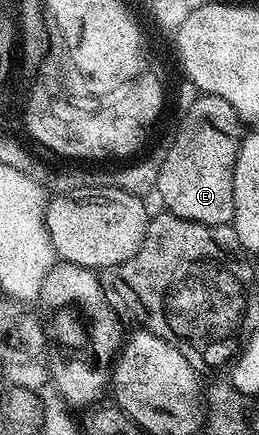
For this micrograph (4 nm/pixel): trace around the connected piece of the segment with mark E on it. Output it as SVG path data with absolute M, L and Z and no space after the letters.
M201 95L187 114L188 120L177 130L163 167L159 167L156 196L161 196L162 206L177 217L204 225L228 225L235 207L233 176L243 122L235 107L222 97Z

